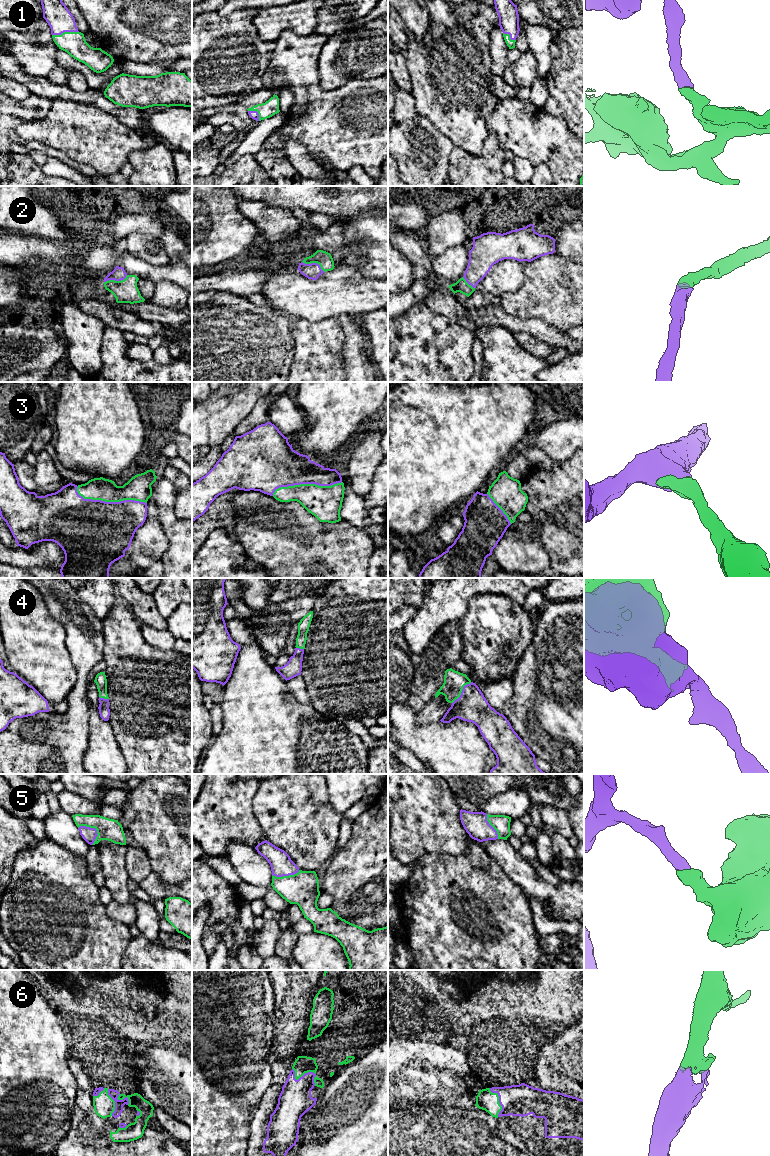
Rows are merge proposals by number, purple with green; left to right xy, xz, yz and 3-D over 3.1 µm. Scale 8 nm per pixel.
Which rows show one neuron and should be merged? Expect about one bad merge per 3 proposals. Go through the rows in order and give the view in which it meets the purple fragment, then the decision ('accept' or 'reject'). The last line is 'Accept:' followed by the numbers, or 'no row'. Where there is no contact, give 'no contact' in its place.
1: meets purple in xy; accept
2: meets purple in xy; accept
3: meets purple in xy; accept
4: meets purple in yz; accept
5: meets purple in xy; accept
6: meets purple in xz; accept
Accept: 1, 2, 3, 4, 5, 6

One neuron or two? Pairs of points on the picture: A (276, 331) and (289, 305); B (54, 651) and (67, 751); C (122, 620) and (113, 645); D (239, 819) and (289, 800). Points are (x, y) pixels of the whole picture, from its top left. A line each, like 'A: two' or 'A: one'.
A: two
B: two
C: one
D: two

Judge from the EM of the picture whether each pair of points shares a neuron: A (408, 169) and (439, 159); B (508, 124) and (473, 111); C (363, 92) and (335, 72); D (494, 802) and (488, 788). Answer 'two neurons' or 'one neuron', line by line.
A: one neuron
B: two neurons
C: two neurons
D: two neurons

